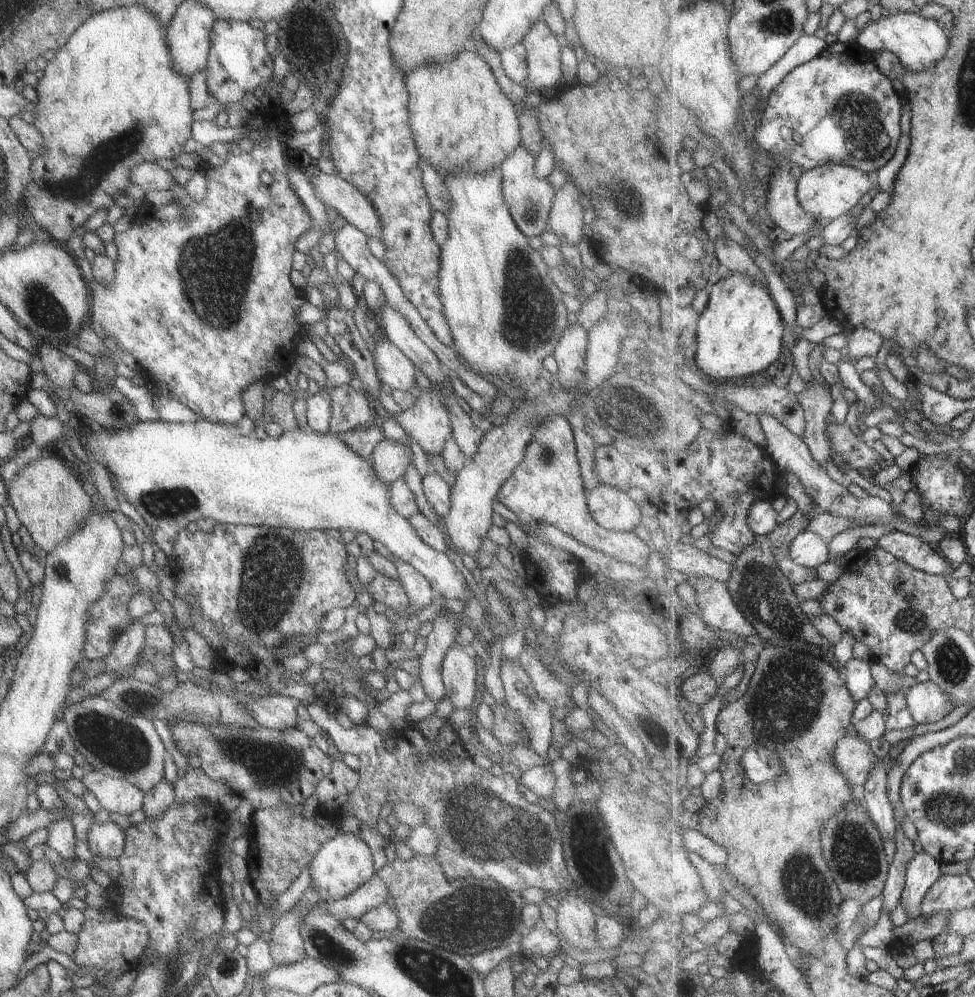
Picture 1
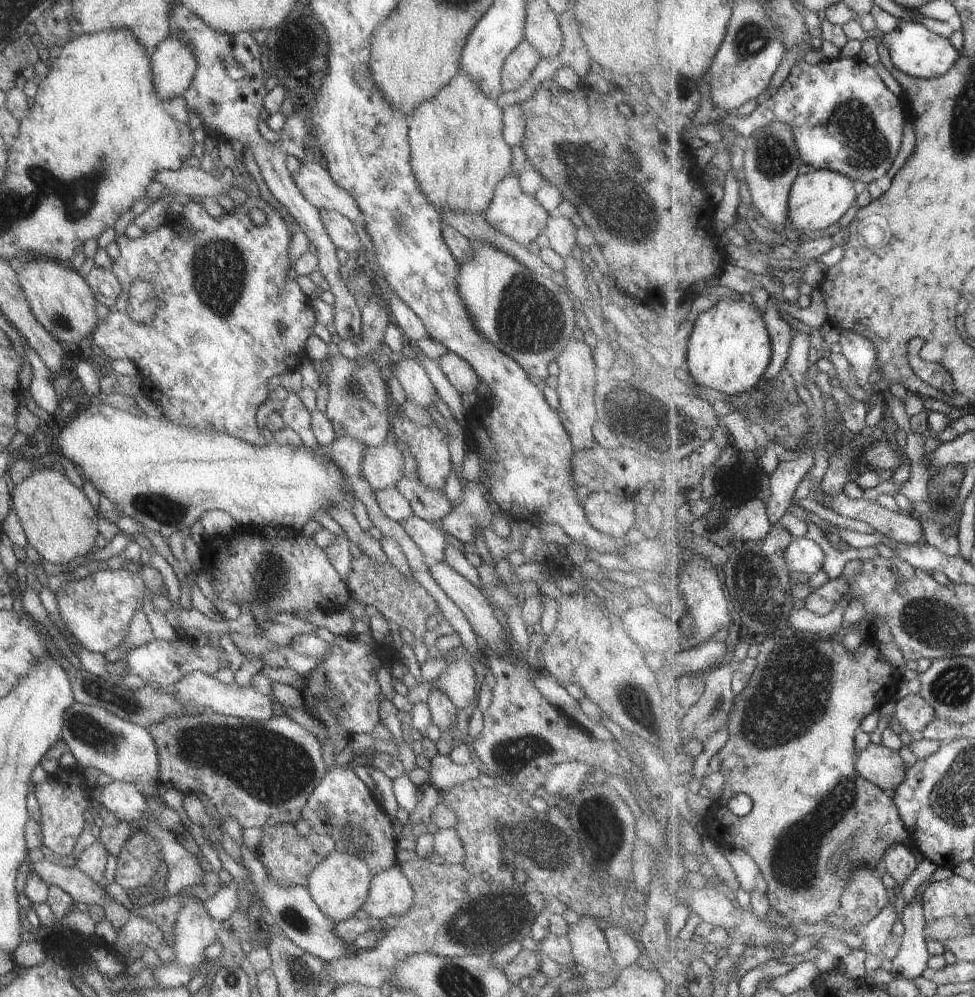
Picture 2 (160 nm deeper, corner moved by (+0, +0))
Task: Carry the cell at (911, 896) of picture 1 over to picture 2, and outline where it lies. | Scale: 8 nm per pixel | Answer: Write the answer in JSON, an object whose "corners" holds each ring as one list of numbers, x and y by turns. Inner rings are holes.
{"corners":[[916,894,910,906,905,906,902,914,904,933,899,954,892,960,890,972,894,978,914,981,923,976,932,957,927,948,924,930,926,924,925,909,921,894]]}

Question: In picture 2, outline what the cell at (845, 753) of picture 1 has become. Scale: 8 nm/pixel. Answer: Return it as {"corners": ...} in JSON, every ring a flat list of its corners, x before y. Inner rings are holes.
{"corners":[[870,743,858,753,857,770,883,790,895,792,906,779,912,758,904,750,892,749,883,743]]}

